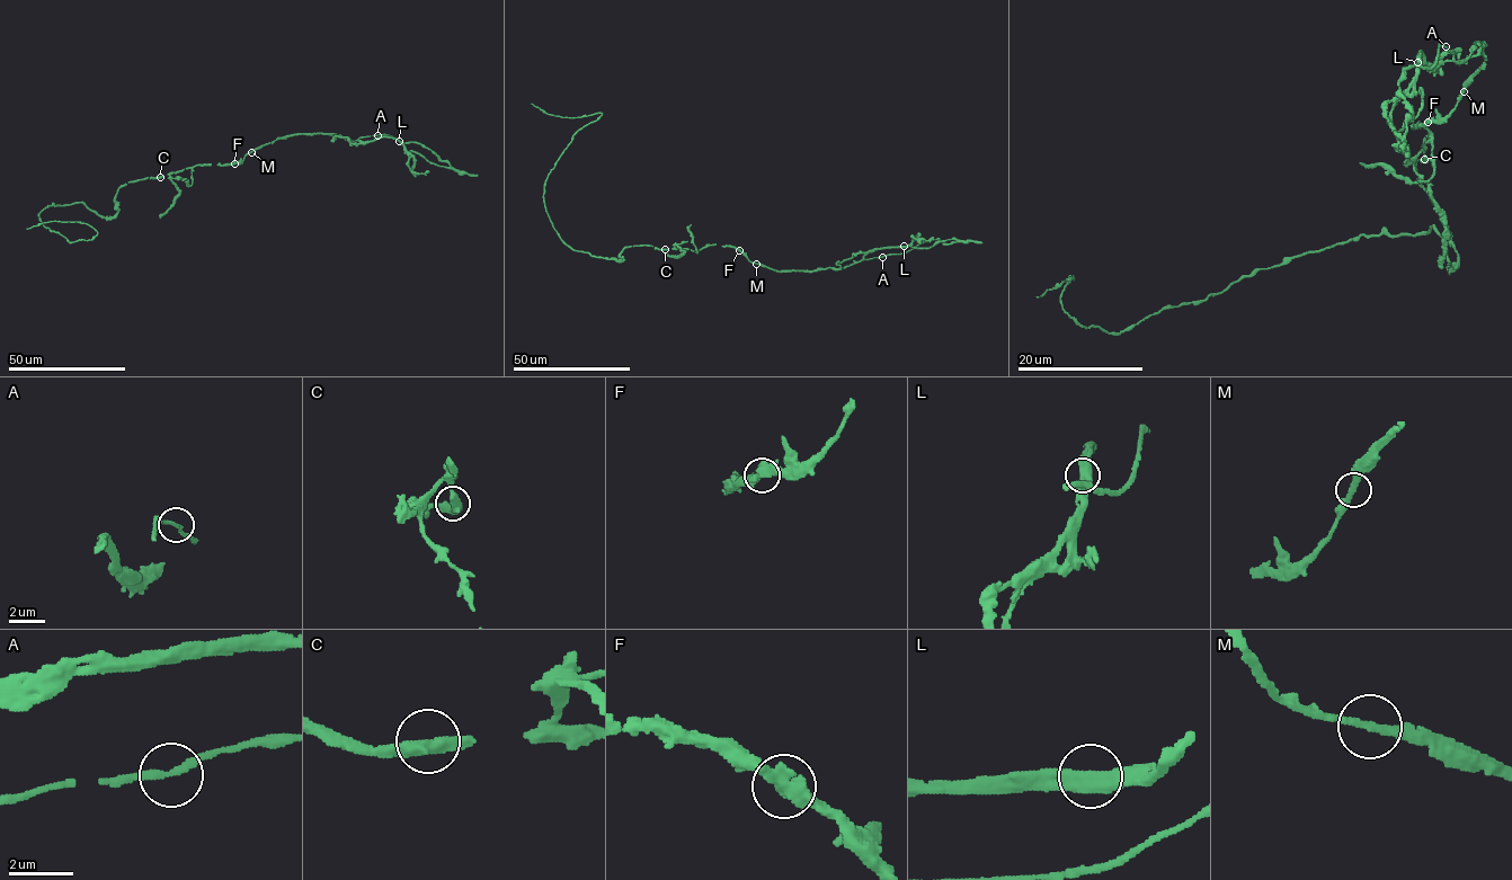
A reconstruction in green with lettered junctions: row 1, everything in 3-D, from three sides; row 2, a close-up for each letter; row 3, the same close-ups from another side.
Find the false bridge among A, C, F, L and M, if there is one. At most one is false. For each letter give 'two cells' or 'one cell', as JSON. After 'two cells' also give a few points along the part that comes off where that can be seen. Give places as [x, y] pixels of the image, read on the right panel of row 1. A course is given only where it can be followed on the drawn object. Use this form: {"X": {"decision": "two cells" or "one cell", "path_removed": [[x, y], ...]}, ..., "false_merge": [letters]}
{"A": {"decision": "one cell"}, "C": {"decision": "one cell"}, "F": {"decision": "one cell"}, "L": {"decision": "two cells", "path_removed": [[1419, 62], [1420, 51], [1424, 63], [1452, 53], [1439, 46], [1431, 67], [1411, 65], [1399, 81], [1407, 153]]}, "M": {"decision": "one cell"}, "false_merge": ["L"]}

